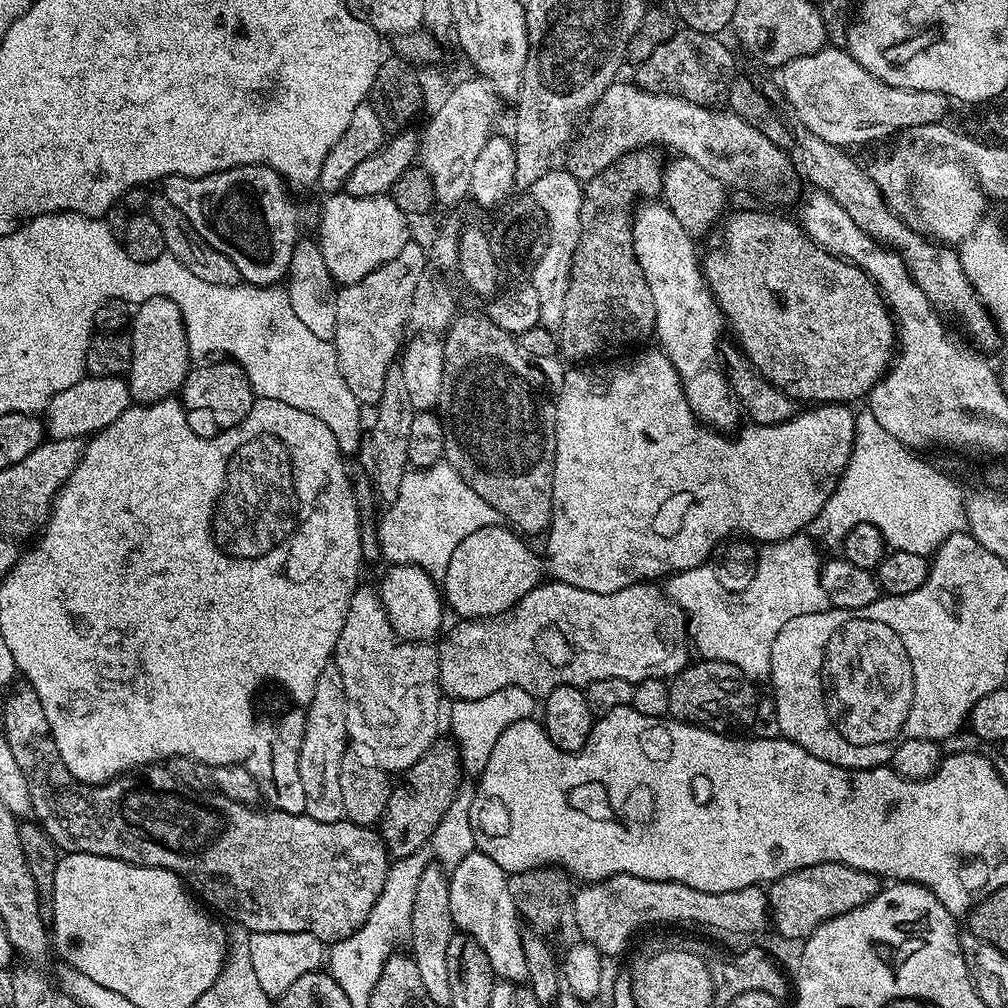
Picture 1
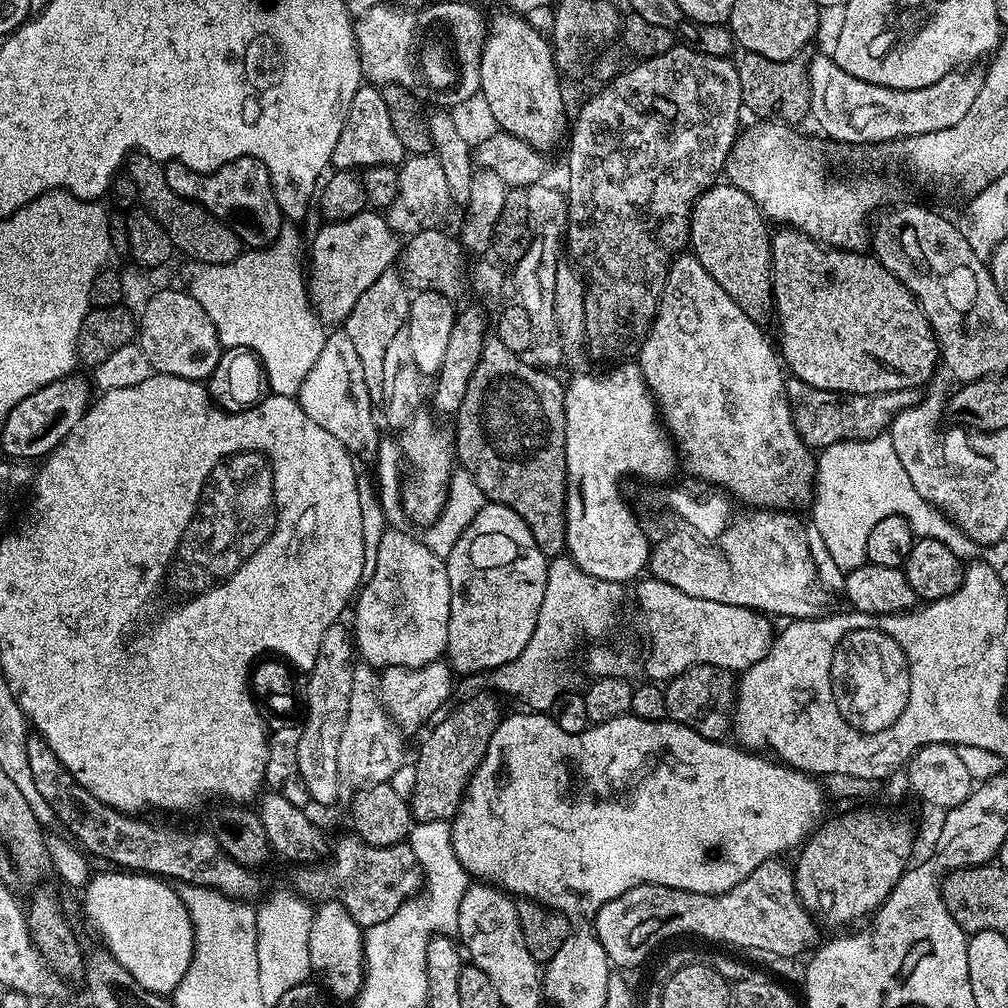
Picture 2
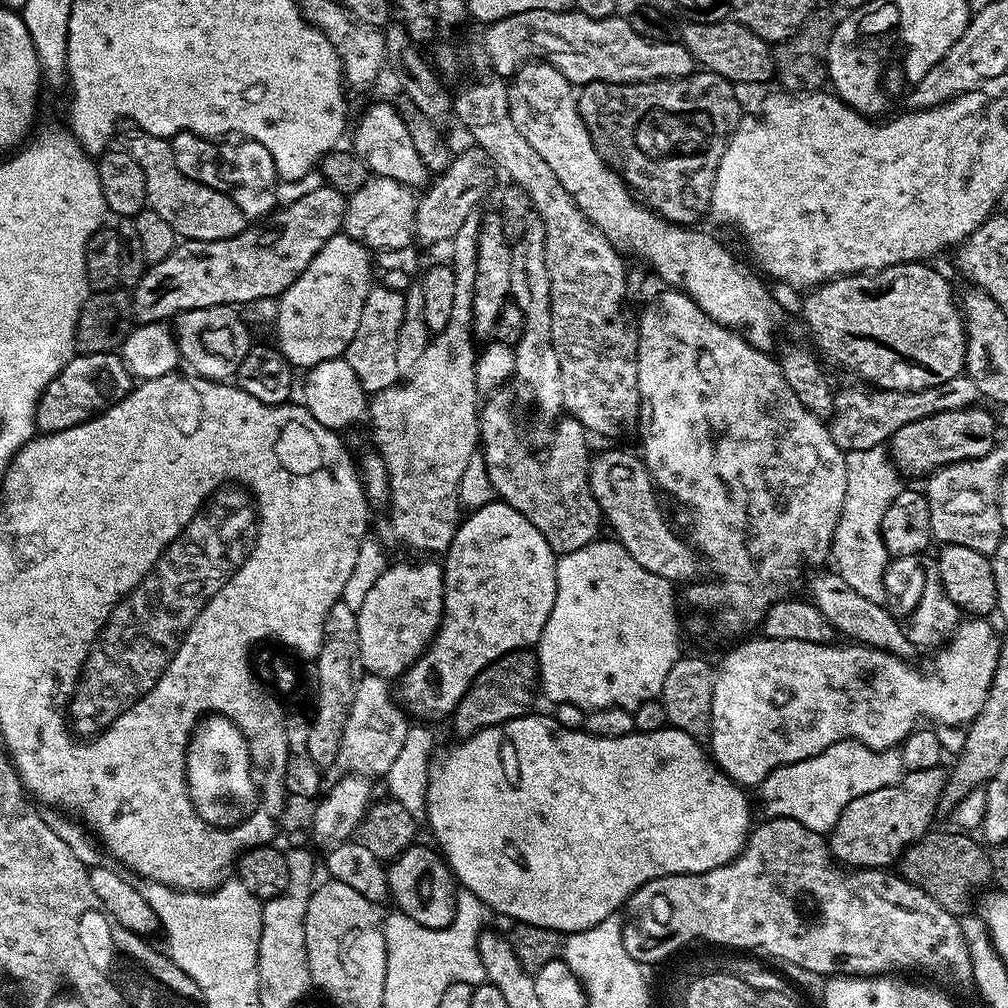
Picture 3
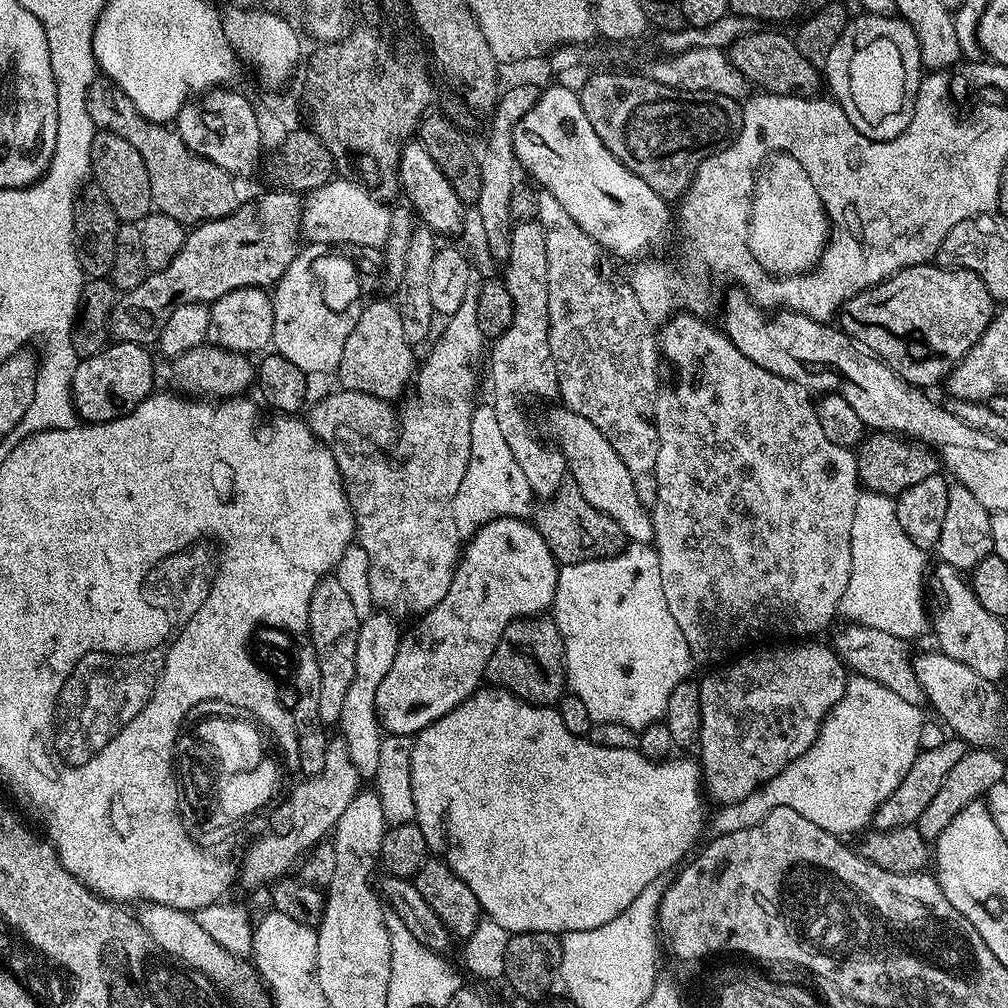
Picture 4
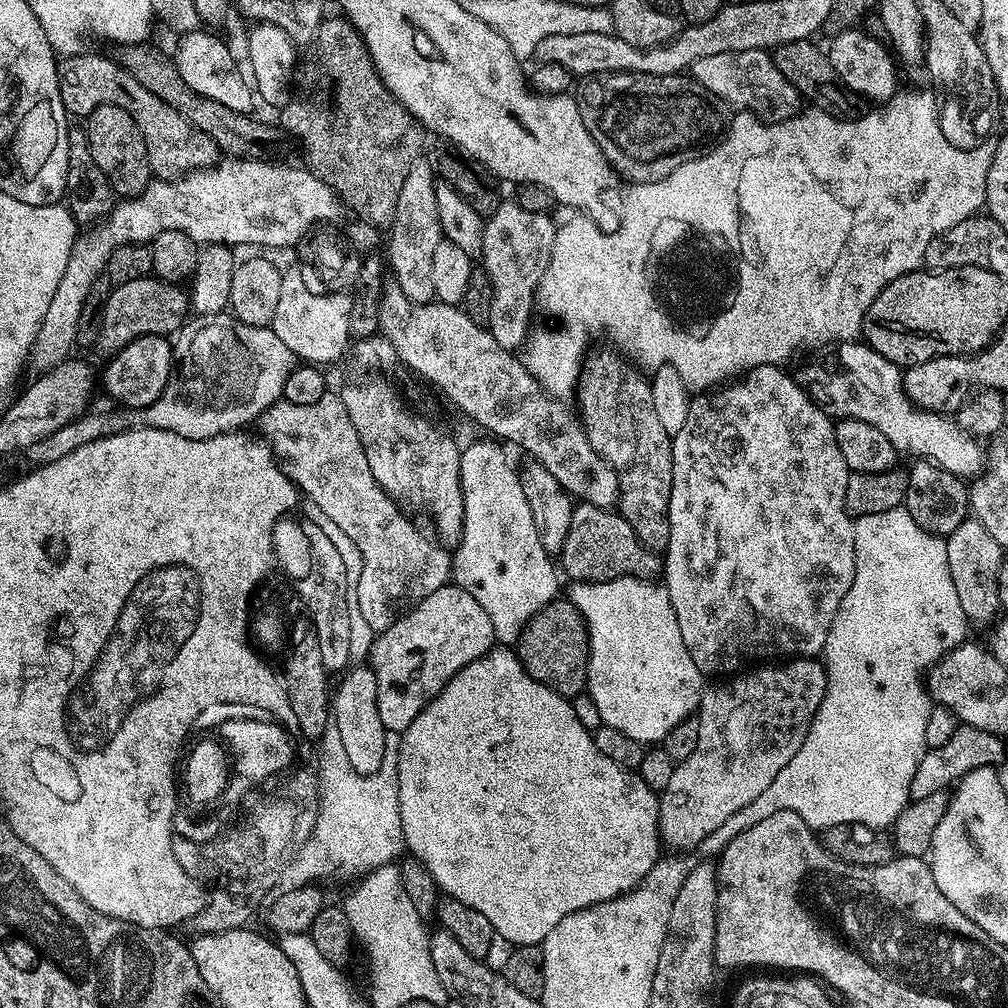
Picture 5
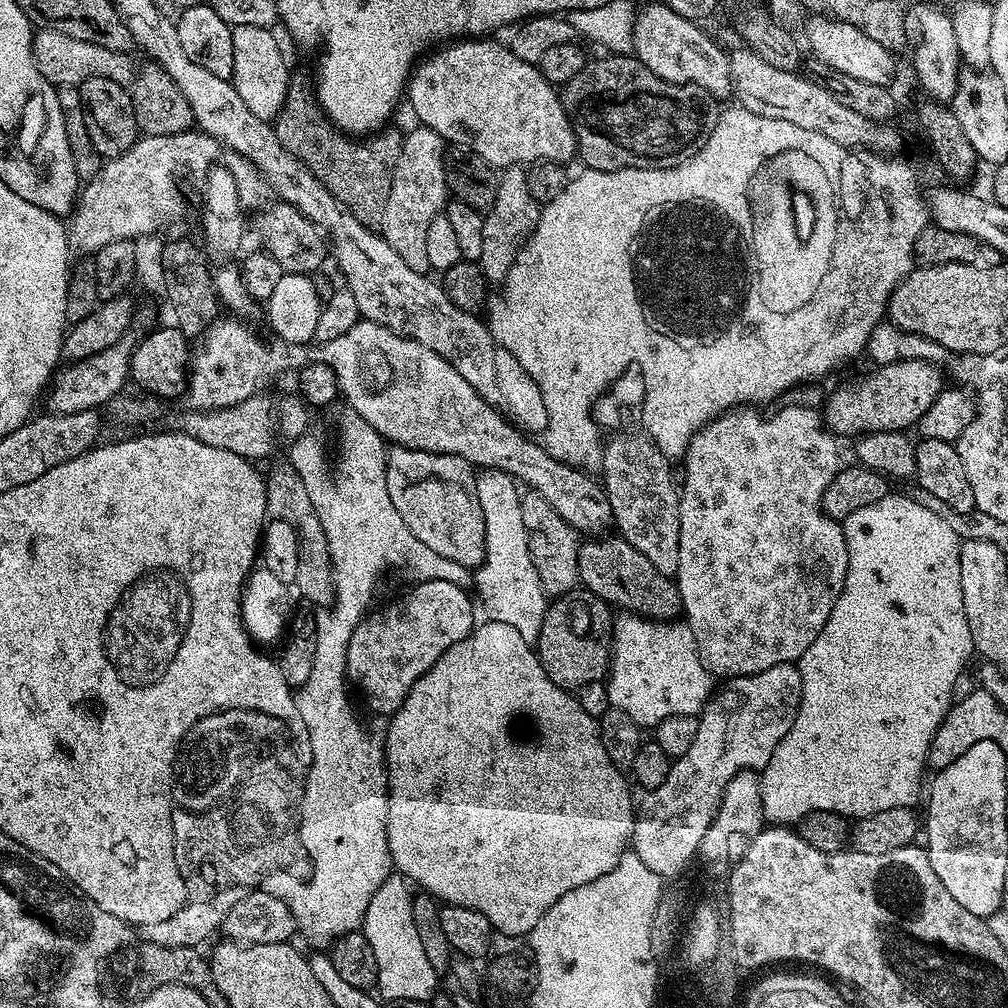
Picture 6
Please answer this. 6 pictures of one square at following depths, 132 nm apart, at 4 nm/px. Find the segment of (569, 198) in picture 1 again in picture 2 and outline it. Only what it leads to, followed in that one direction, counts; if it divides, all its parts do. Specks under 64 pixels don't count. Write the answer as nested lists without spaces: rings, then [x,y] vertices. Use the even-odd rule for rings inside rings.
[[[539,182],[537,184],[532,184],[527,187],[528,193],[526,194],[526,206],[530,210],[530,226],[532,227],[532,241],[530,242],[530,250],[526,250],[526,254],[522,254],[522,258],[518,261],[517,264],[514,266],[514,272],[516,272],[516,292],[518,295],[518,302],[522,306],[522,310],[526,310],[527,316],[530,317],[530,327],[532,332],[532,337],[534,338],[534,342],[532,343],[530,349],[530,356],[533,361],[539,367],[545,370],[556,370],[556,367],[560,364],[560,359],[566,356],[564,351],[564,345],[560,342],[560,331],[558,330],[558,318],[556,317],[556,310],[555,310],[555,300],[554,294],[556,293],[556,275],[558,274],[558,270],[562,267],[562,260],[560,260],[560,248],[562,252],[562,245],[565,243],[566,240],[566,229],[568,227],[568,198],[567,195],[563,191],[560,192],[556,188],[551,188],[550,185],[546,184],[547,182]]]

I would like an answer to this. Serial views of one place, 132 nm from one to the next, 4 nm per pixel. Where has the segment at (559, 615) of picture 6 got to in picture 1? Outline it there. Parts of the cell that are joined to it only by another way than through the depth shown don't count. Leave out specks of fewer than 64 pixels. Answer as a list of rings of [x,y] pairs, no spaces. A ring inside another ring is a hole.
[[[437,738],[418,762],[406,773],[408,788],[393,787],[384,817],[378,824],[378,831],[385,848],[393,857],[403,858],[421,851],[431,841],[442,814],[446,814],[454,794],[462,783],[460,749],[448,738]],[[461,776],[461,777],[460,777]],[[424,844],[424,845],[423,845]]]

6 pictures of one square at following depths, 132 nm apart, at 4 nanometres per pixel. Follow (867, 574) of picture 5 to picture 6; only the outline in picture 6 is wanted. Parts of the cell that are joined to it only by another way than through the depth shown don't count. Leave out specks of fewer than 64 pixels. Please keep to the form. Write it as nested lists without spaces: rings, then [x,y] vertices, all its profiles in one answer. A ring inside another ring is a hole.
[[[911,495],[884,496],[874,506],[862,506],[862,510],[854,510],[842,522],[846,546],[848,547],[848,569],[846,582],[842,586],[842,594],[838,602],[834,602],[834,610],[822,626],[818,638],[810,642],[806,654],[802,654],[798,661],[800,677],[802,678],[802,694],[800,695],[800,709],[794,718],[794,726],[778,742],[770,762],[762,770],[760,776],[762,810],[764,819],[772,826],[795,825],[806,814],[814,810],[830,810],[845,818],[859,818],[869,816],[882,810],[895,808],[915,809],[915,804],[922,800],[920,779],[926,773],[930,742],[943,722],[944,715],[954,703],[952,691],[968,664],[968,659],[974,656],[970,626],[966,622],[966,610],[962,606],[962,574],[960,573],[960,545],[961,537],[951,528],[949,521],[934,514],[924,506],[920,506]]]

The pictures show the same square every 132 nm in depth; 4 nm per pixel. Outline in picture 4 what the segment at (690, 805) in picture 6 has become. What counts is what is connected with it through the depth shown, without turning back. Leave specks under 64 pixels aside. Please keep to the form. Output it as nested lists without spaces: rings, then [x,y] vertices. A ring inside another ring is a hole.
[[[792,642],[789,648],[768,646],[765,652],[756,652],[753,656],[741,655],[736,658],[741,660],[733,659],[709,671],[712,673],[704,681],[699,681],[702,726],[698,763],[702,788],[709,801],[717,800],[720,806],[737,804],[810,750],[816,735],[820,733],[822,722],[828,717],[830,709],[844,697],[844,687],[848,684],[844,661],[829,645],[827,648],[824,644],[812,643],[816,642]]]

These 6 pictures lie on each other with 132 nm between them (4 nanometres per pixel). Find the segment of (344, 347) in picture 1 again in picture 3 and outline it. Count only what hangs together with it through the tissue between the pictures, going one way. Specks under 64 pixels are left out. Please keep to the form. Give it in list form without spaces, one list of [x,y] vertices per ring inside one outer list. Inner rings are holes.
[[[373,286],[368,289],[368,297],[362,306],[362,318],[358,318],[358,330],[346,353],[346,359],[368,394],[375,394],[401,379],[398,374],[398,364],[394,362],[394,346],[398,330],[402,330],[404,298],[403,291],[383,286]]]

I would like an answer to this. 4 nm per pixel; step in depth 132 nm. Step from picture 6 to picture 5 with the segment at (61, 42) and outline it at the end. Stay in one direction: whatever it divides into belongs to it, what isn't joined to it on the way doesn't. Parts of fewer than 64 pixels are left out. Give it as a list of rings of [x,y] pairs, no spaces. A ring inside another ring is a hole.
[[[81,51],[75,56],[64,56],[58,64],[60,97],[65,113],[72,112],[80,118],[87,118],[99,104],[113,104],[126,110],[134,118],[148,151],[148,167],[157,177],[176,178],[185,170],[206,168],[218,160],[216,143],[202,134],[174,106],[166,106],[158,94],[146,90],[134,74],[122,67],[115,59],[99,56],[96,52]]]

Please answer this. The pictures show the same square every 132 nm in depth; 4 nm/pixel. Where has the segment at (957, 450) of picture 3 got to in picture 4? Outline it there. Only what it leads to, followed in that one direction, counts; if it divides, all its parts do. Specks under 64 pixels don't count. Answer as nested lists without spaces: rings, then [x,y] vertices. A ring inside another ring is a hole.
[[[873,431],[865,435],[858,445],[856,457],[856,479],[867,491],[883,496],[897,497],[910,486],[925,478],[937,475],[942,465],[932,449],[912,438],[897,436],[890,432]]]

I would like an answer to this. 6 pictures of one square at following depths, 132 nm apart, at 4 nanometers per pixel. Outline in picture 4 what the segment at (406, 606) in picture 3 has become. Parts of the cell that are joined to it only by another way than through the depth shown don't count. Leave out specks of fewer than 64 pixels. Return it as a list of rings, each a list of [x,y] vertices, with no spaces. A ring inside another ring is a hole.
[[[374,612],[361,621],[357,653],[355,654],[354,679],[350,682],[350,689],[346,690],[345,701],[342,702],[342,713],[339,715],[338,729],[340,728],[341,739],[347,746],[348,760],[354,762],[357,775],[363,779],[366,777],[368,780],[373,779],[378,770],[380,744],[384,737],[376,714],[377,690],[387,671],[392,667],[397,648],[400,645],[401,633],[395,623],[397,624],[397,621],[385,612]]]

